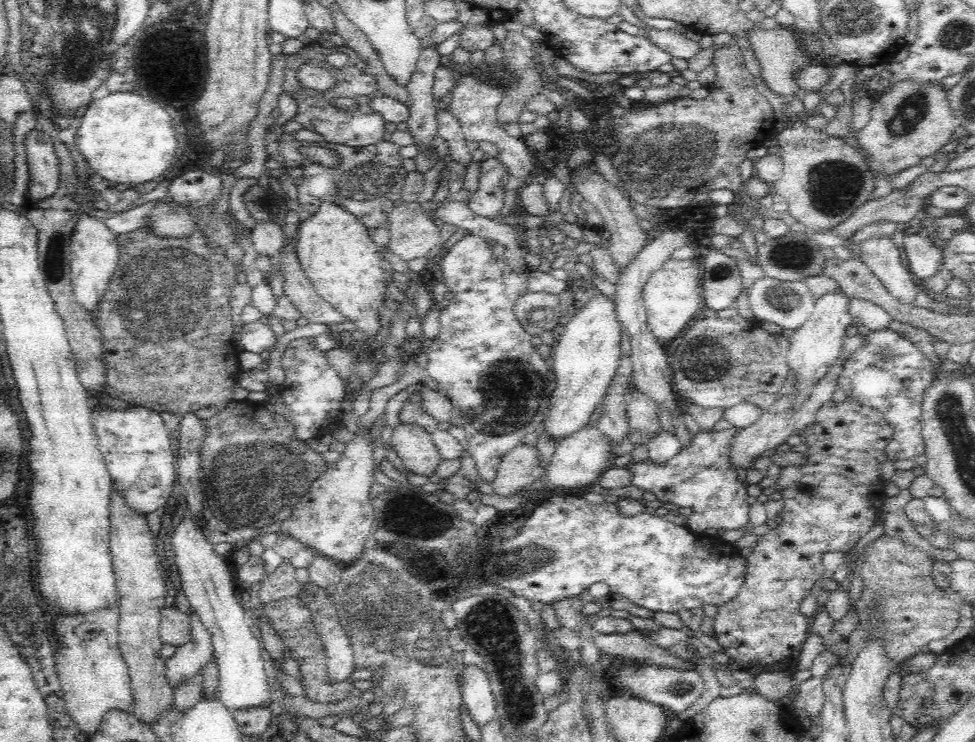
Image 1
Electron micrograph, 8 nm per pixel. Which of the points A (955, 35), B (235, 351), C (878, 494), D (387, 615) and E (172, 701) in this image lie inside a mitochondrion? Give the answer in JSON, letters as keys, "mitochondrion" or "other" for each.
{"A":"mitochondrion","B":"other","C":"other","D":"mitochondrion","E":"other"}

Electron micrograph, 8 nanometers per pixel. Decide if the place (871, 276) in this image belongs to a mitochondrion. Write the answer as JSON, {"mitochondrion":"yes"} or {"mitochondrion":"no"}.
{"mitochondrion":"no"}

